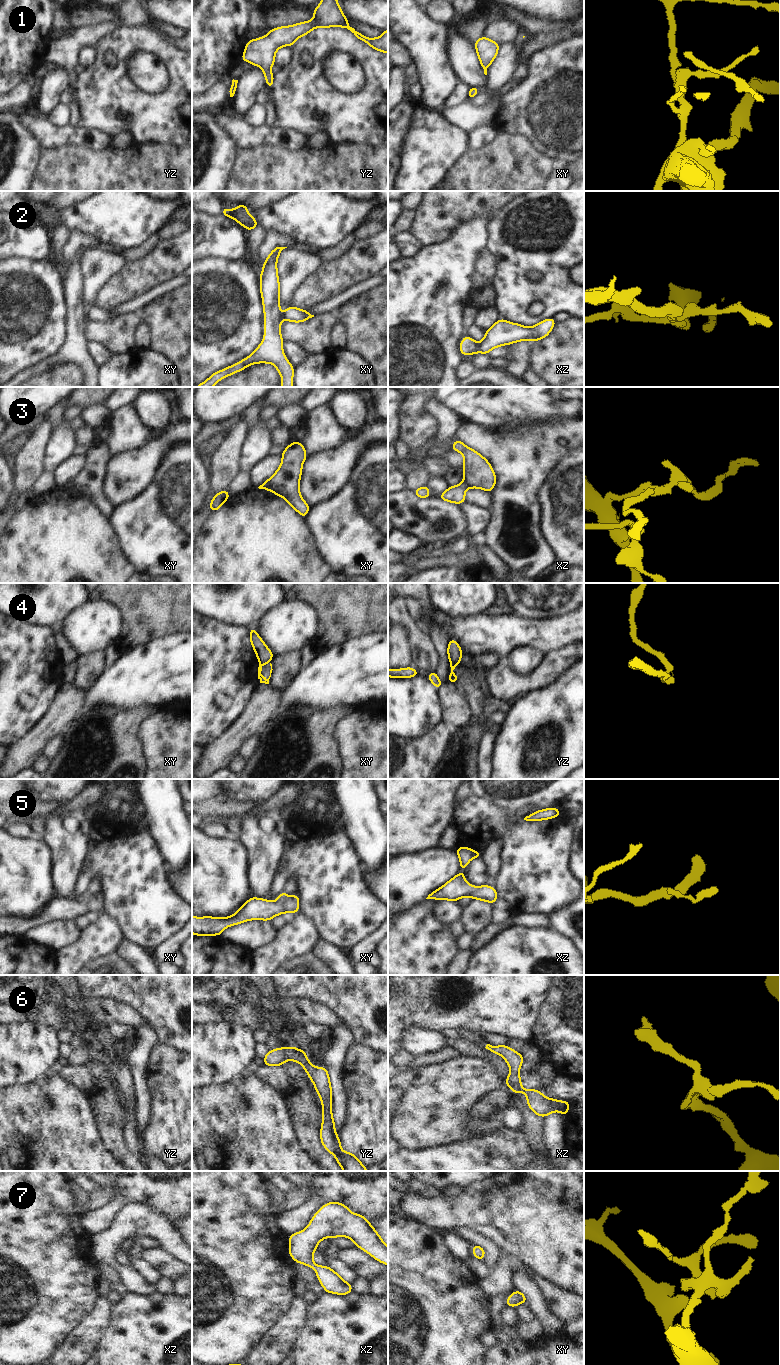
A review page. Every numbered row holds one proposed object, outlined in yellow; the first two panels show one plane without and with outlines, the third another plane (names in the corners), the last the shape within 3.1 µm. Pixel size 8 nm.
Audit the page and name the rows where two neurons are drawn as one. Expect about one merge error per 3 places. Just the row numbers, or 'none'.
2, 3, 4.

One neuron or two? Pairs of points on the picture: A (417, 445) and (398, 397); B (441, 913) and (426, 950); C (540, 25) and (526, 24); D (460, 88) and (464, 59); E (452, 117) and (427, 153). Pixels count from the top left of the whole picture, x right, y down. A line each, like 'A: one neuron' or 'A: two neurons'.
A: two neurons
B: two neurons
C: one neuron
D: two neurons
E: two neurons

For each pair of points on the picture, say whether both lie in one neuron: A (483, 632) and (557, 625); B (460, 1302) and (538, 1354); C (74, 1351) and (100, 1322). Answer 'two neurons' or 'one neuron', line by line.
A: one neuron
B: two neurons
C: one neuron

